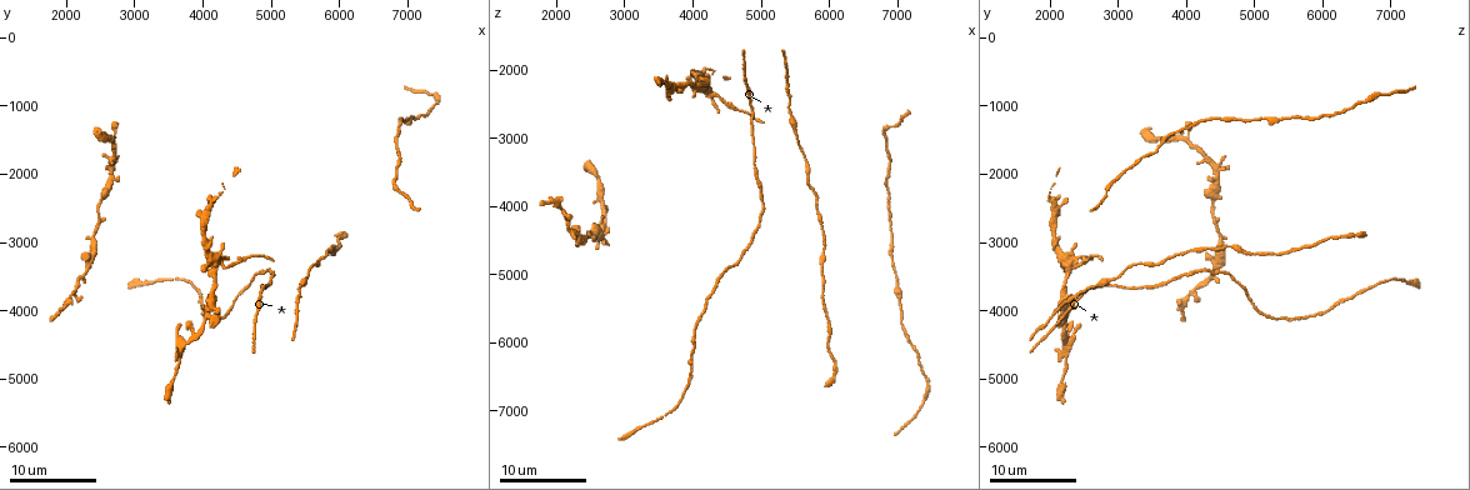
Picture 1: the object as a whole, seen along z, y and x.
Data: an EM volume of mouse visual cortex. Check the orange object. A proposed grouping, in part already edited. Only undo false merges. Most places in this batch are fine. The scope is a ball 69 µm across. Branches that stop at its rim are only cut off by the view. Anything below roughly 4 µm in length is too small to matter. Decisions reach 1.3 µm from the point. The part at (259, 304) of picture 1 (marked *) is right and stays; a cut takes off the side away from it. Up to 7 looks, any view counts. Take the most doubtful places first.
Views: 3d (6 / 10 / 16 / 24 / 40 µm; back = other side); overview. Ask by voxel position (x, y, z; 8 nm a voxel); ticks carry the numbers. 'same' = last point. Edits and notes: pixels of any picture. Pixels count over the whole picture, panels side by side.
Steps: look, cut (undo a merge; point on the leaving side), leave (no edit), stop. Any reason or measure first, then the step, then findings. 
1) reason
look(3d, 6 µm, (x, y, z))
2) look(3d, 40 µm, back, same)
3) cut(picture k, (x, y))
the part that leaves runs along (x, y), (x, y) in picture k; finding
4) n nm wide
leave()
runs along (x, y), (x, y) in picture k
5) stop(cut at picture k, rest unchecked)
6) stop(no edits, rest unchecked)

two arms in line, one across
look(3d, 10 µm, (4250, 3300, 2400))

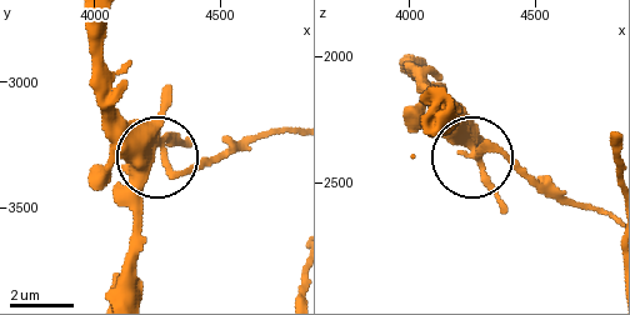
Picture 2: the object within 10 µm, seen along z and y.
3 arms
cut(picture 2, (199, 165))
the part that leaves runs along (471, 154), (511, 156), (608, 213) in picture 2; two neurons meet here

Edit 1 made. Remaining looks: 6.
sudden change in width
look(3d, 6 µm, (2300, 3350, 4450))

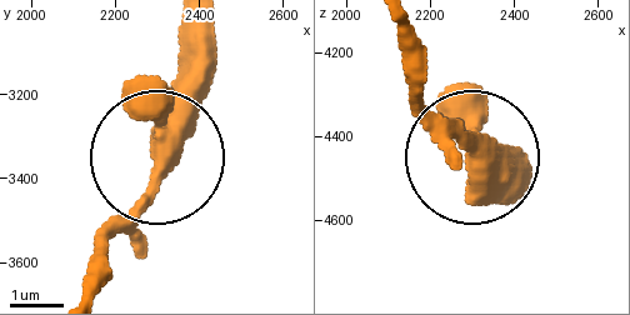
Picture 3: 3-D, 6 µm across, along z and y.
look(3d, 6 µm, back, (2335, 3335, 4490))

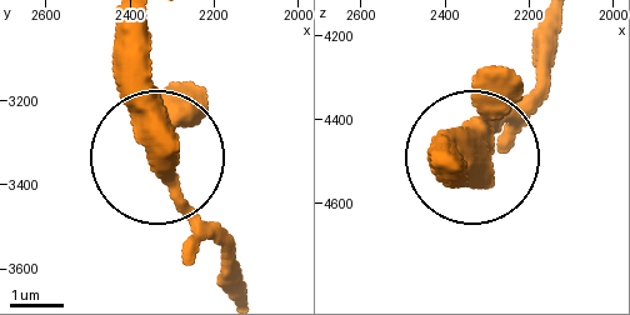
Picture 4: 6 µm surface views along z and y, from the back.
leave()
runs along (463, 161), (551, 71) in picture 4; one neuron here

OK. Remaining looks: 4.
thick turns thin
look(3d, 10 µm, (5950, 2950, 5950))

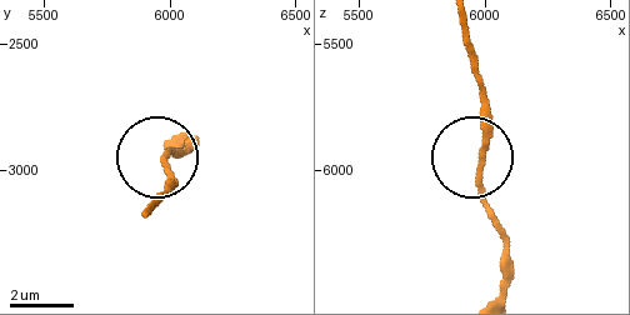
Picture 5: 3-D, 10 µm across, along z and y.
leave()
all the same neuron

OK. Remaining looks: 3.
stop(cut at picture 2, rest unchecked)

